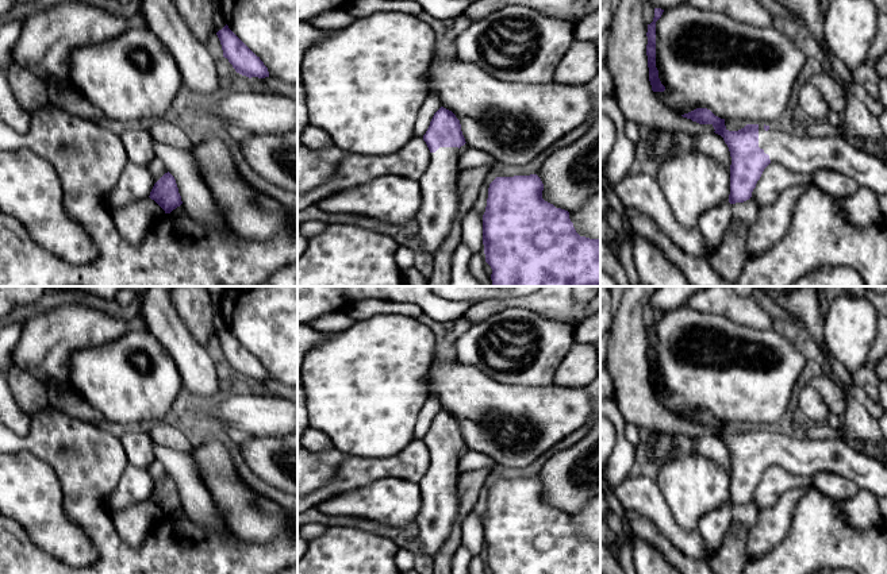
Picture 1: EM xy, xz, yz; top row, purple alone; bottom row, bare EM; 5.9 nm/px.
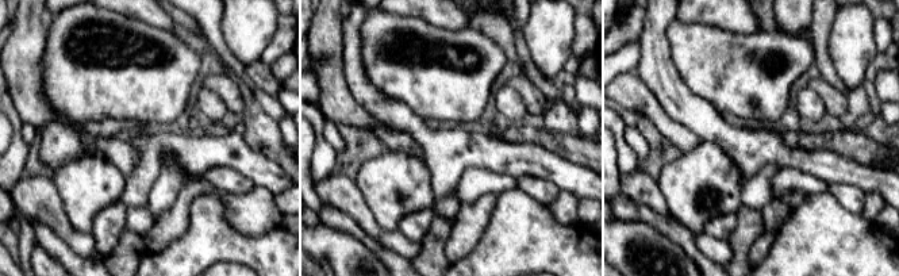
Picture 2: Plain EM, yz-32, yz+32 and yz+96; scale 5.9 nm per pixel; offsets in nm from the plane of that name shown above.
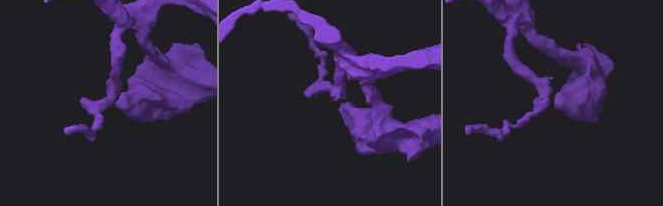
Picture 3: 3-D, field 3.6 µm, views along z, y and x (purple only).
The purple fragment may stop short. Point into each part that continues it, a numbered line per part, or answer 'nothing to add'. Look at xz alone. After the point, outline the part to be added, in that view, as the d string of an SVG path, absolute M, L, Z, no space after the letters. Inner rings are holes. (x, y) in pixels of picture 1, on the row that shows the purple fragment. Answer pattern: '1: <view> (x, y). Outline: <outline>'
1: xz (440, 199). Outline: M458 147L430 153L430 163L419 178L422 205L416 213L422 250L433 258L449 235L458 213Z

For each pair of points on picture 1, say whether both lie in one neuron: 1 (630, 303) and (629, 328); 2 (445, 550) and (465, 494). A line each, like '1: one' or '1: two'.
1: one
2: one

